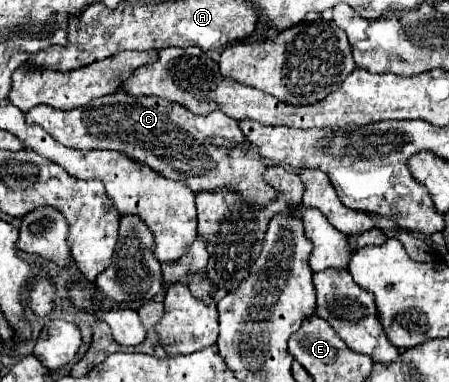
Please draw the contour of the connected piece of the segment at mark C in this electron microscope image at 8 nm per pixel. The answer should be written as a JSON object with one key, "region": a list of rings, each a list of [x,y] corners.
{"region":[[[126,91],[98,97],[74,111],[50,109],[50,105],[36,105],[24,113],[28,125],[40,125],[56,141],[70,149],[116,149],[124,151],[132,161],[152,167],[168,179],[184,181],[194,193],[216,191],[220,187],[238,191],[254,205],[266,207],[278,193],[264,183],[262,173],[266,165],[254,149],[216,149],[210,137],[224,137],[242,141],[242,131],[234,119],[222,111],[206,117],[190,113],[174,101],[162,97],[134,97]]]}

